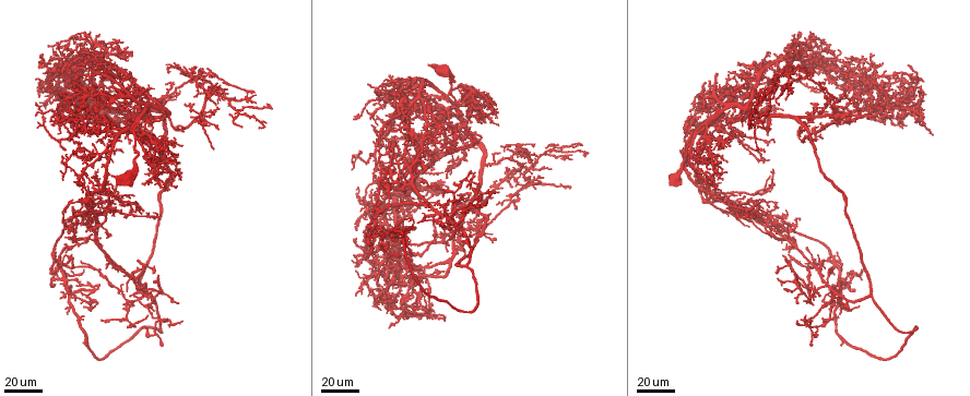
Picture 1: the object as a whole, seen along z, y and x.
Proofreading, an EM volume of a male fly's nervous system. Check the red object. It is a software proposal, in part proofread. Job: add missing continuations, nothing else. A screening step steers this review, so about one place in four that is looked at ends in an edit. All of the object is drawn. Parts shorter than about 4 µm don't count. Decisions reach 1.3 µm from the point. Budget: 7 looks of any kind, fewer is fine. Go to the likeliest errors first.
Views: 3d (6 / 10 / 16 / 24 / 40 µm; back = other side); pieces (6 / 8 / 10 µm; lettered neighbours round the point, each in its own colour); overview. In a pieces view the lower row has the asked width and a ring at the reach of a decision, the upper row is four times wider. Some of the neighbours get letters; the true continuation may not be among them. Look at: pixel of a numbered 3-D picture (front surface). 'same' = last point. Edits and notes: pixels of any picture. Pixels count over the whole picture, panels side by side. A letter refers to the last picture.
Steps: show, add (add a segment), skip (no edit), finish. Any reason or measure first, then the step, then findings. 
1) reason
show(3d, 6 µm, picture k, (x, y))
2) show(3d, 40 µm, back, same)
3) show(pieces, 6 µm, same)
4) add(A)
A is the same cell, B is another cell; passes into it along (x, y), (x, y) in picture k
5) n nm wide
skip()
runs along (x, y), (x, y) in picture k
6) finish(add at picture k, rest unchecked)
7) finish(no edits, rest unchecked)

show(3d, 24 µm, picture 1, (371, 176))

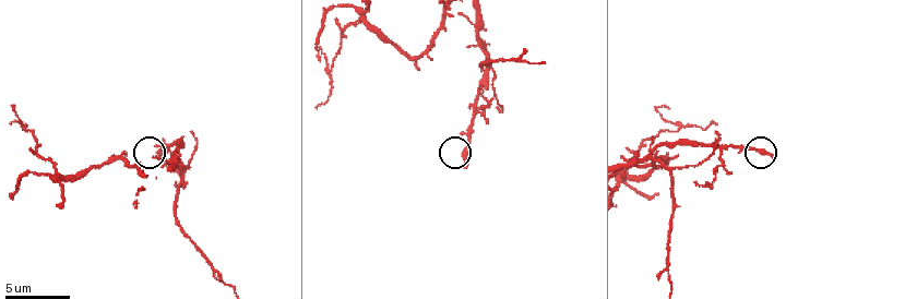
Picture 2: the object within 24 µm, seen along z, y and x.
show(pieces, 8 µm, picture 2, (774, 158))

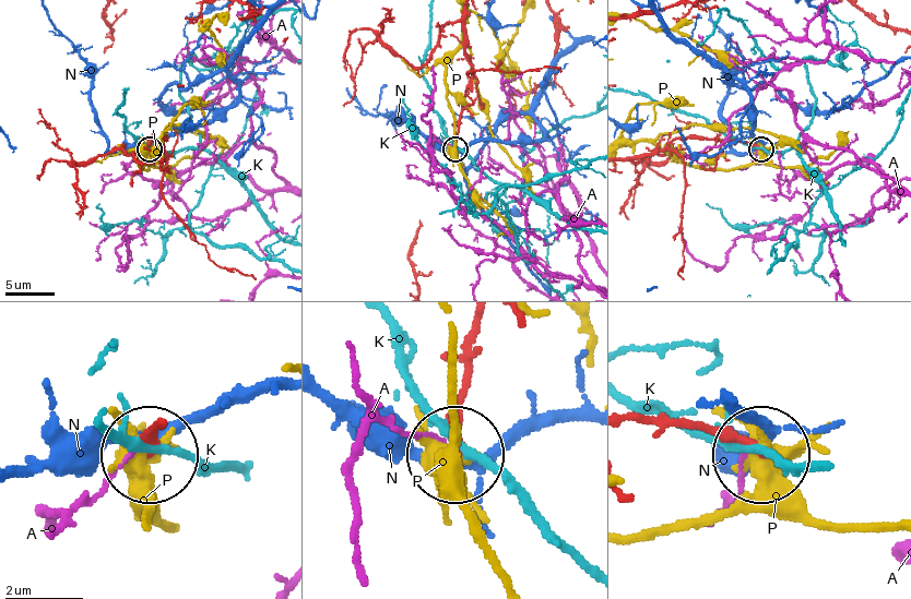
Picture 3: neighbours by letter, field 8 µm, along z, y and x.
skip()
A, K, N and P are other cells; no lettered segment goes on from it

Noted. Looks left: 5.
branch stops here
show(3d, 40 µm, picture 1, (823, 65))

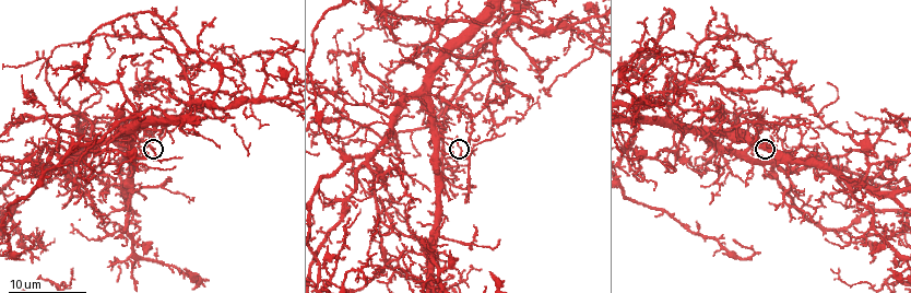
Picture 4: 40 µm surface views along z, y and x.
show(pieces, 8 µm, picture 4, (775, 146))

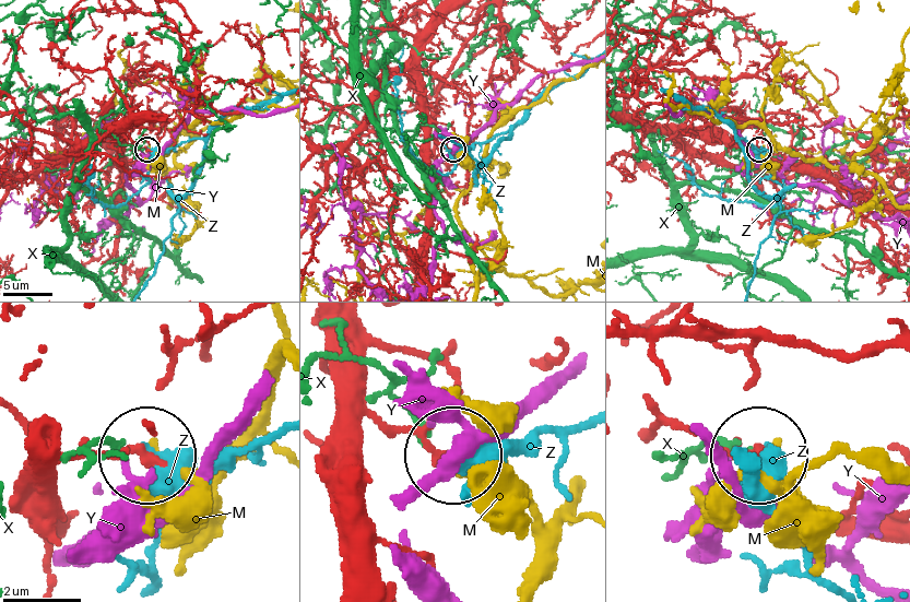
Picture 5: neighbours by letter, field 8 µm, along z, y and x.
skip()
M, X, Y and Z are other cells; none of them fits

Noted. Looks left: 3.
branch stops here
show(3d, 40 µm, picture 1, (99, 74))

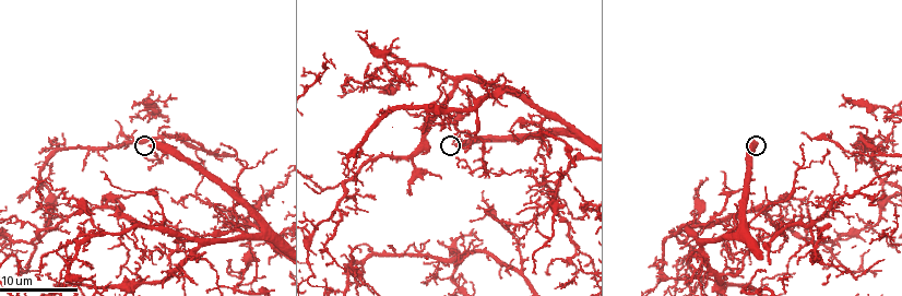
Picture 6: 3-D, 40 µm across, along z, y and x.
show(pieces, 6 µm, picture 6, (150, 145))

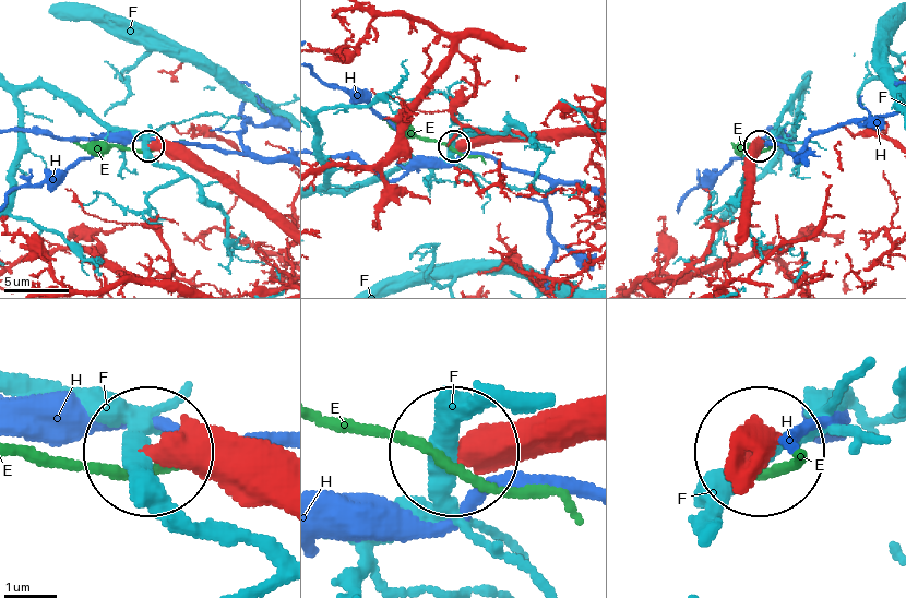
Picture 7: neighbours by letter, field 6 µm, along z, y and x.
skip()
E, F and H are other cells; runs along (283, 230), (266, 214), (204, 172), (151, 146) in picture 7; none of them fits

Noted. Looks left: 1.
finish(no edits, rest unchecked)

